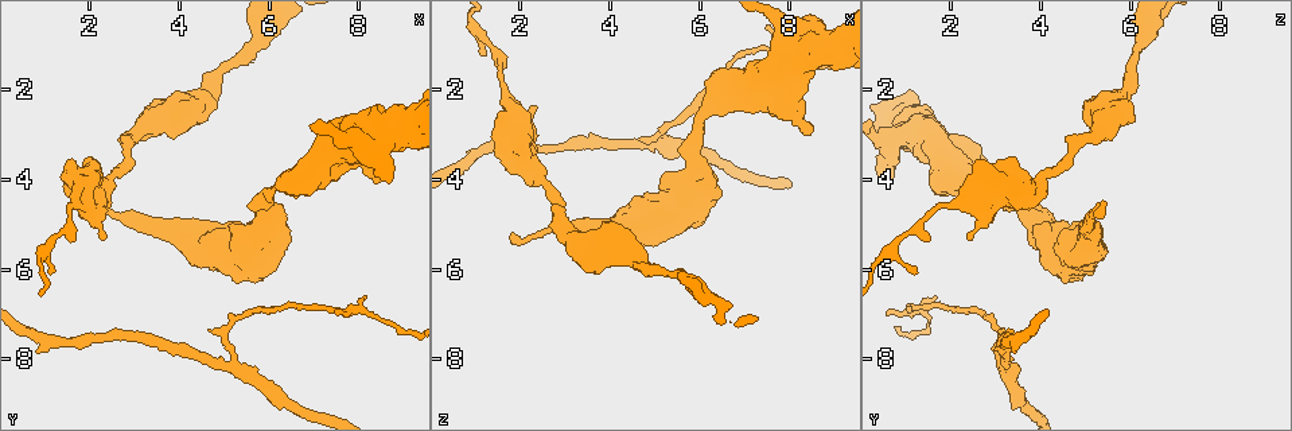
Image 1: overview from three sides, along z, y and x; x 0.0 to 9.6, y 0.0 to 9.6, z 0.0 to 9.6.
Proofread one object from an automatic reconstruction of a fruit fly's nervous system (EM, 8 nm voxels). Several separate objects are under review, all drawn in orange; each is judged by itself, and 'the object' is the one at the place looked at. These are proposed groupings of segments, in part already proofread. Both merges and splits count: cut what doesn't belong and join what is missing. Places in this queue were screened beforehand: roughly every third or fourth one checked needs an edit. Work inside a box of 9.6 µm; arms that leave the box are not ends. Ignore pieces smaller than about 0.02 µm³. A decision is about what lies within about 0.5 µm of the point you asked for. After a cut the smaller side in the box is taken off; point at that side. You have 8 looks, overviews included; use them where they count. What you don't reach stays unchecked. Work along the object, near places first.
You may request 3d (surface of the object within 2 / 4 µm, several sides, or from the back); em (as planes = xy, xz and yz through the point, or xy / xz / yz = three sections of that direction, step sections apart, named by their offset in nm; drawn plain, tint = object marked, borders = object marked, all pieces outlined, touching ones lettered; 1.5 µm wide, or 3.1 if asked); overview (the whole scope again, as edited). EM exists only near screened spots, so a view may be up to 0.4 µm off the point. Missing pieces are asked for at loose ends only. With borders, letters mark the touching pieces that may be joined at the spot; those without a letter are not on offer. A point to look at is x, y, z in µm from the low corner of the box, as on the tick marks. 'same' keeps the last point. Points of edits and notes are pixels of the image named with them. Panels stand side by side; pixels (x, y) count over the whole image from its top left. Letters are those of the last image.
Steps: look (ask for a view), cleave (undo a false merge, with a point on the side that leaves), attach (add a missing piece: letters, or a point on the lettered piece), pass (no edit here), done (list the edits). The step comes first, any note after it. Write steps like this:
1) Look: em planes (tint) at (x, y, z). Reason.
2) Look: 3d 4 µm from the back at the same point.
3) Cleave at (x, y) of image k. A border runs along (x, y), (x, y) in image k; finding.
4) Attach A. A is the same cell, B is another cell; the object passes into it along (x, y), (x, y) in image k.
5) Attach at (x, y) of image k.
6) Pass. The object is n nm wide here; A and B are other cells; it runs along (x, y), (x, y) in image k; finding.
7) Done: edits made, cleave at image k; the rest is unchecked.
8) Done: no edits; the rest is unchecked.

Look: em yz step 4 (tint) at (5.20, 5.05, 3.95). Free end.

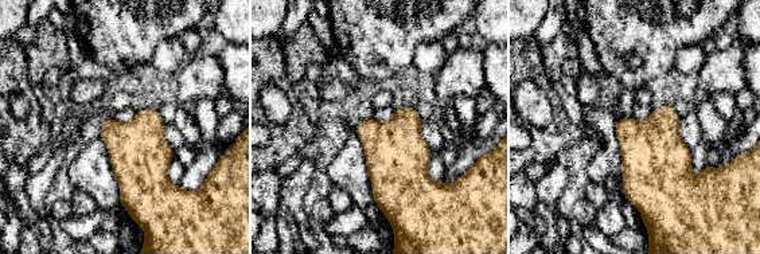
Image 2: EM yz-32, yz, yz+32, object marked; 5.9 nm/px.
Look: em planes (borders) at the same point.

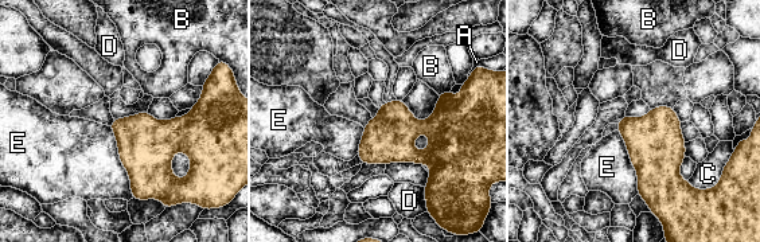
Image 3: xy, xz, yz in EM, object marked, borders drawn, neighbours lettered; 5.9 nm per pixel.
Pass. The object is 280 nm wide here; A, B, C, D and E are other cells; a border runs along (109, 127), (132, 198) in image 3; none of them fits.

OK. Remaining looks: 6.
Look: em planes (borders) at (1.85, 4.80, 5.20). Thin end.

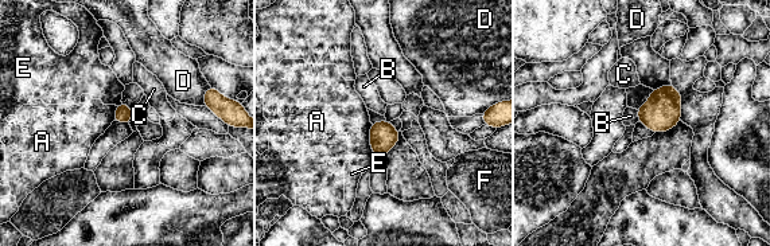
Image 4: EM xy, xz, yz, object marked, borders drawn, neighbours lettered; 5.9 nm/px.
Pass. A, B, C, D, E and F are other cells; a border runs along (637, 110), (638, 121) in image 4; none of them fits.

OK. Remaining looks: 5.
Look: 3d 4 µm at (1.55, 4.80, 1.50). A narrow waist.

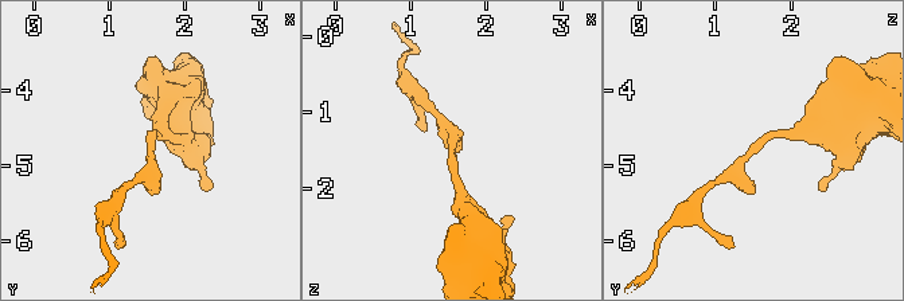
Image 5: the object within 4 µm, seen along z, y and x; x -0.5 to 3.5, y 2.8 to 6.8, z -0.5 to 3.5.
Look: em planes (plain) at (1.55, 4.80, 1.45). Now the EM.

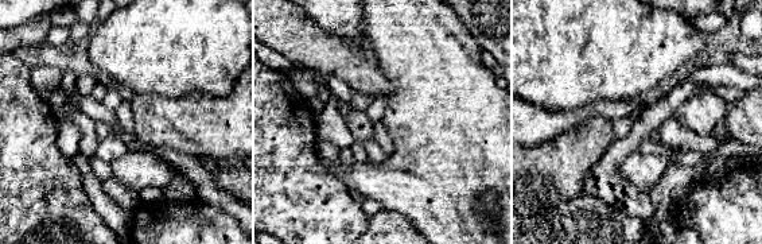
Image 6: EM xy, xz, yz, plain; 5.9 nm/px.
Look: em planes (borders) at the same point.

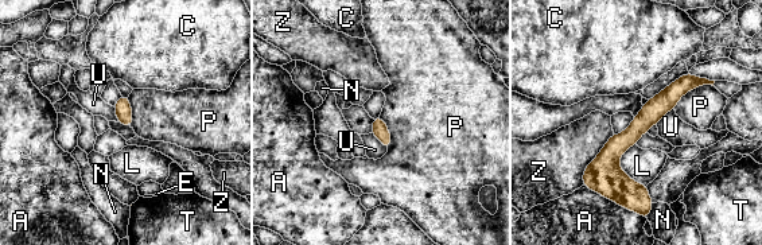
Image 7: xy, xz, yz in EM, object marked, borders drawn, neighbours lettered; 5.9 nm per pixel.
Pass. The object is 90 nm wide here; A, C, E, L, N, P, T, U and Z are other cells; it runs along (703, 81), (613, 152), (633, 201) in image 7; all the same neuron.

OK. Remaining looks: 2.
Done: no edits; the rest is unchecked.

